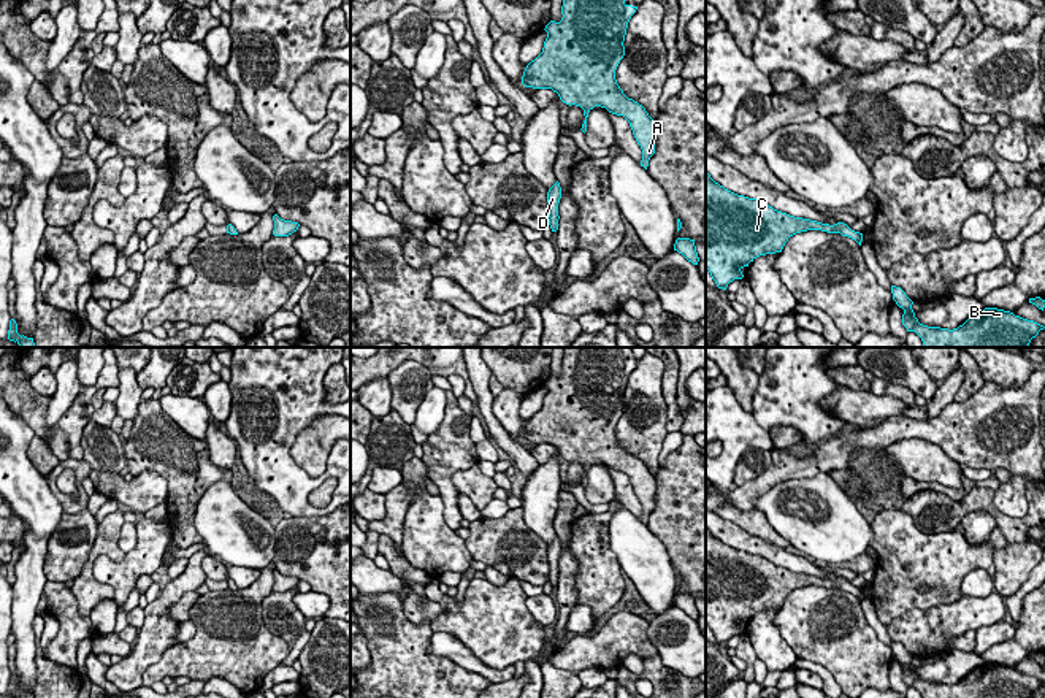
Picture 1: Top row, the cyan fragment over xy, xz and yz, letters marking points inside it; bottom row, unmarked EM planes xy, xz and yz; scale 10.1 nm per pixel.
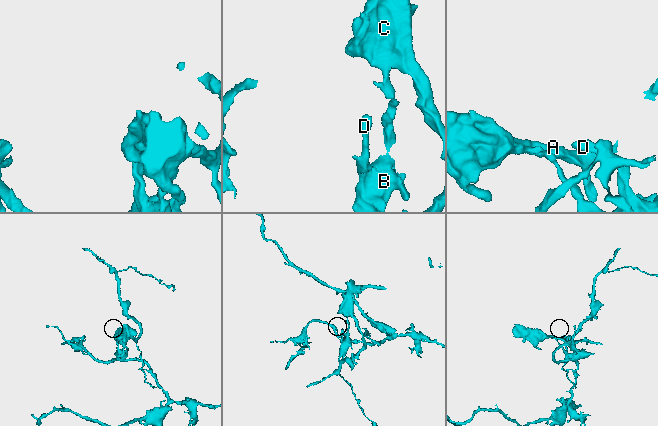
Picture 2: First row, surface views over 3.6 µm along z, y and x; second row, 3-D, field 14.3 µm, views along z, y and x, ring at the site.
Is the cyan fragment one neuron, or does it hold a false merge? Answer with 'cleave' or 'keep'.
cleave

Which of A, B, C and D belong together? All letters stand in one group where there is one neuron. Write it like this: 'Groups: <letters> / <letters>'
Groups: A C / B D

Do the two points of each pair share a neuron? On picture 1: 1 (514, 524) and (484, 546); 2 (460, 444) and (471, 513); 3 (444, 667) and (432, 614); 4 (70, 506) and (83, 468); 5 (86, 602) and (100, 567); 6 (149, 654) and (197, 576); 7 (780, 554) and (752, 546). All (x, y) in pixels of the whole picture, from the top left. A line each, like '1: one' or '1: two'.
1: one
2: two
3: two
4: one
5: two
6: one
7: one

